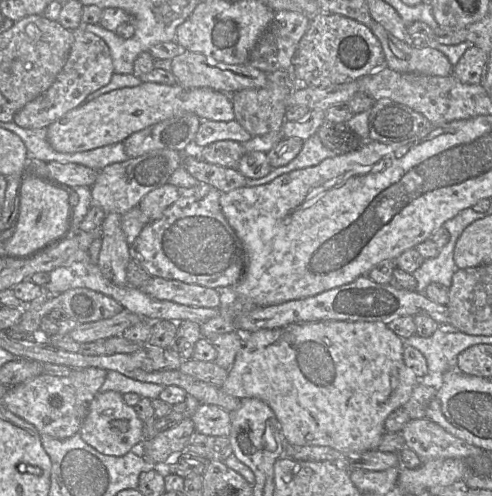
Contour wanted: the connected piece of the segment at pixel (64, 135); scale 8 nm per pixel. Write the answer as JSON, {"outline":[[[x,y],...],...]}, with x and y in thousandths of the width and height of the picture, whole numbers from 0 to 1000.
{"outline":[[[289,165],[274,175],[244,177],[207,190],[191,202],[167,210],[136,226],[96,256],[96,282],[104,296],[124,308],[154,308],[193,298],[250,286],[266,270],[287,264],[307,252],[319,250],[362,228],[390,226],[411,244],[463,246],[478,240],[470,192],[433,181],[429,177],[378,177],[364,167],[356,171],[323,169],[313,165]]]}

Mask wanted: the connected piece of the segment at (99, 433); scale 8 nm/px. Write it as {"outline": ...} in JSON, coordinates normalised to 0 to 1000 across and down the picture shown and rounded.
{"outline":[[[236,788],[199,790],[181,817],[163,877],[199,911],[242,921],[291,891],[291,859],[293,853],[280,841],[272,821],[254,813],[250,794]]]}

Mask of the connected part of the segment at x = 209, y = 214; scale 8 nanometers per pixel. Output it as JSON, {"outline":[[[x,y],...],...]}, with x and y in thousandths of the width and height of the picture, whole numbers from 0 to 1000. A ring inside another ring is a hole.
{"outline":[[[423,371],[368,383],[362,401],[323,442],[295,454],[264,494],[264,520],[309,558],[472,587],[496,552],[502,516],[494,490],[451,429],[447,393]]]}

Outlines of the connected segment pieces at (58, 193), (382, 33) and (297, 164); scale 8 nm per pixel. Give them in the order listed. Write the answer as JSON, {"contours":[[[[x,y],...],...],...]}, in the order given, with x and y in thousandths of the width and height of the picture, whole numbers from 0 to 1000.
{"contours":[[[[57,359],[43,379],[41,431],[33,466],[4,492],[6,510],[28,522],[55,522],[130,472],[138,433],[138,395],[130,383],[102,375],[75,359]]],[[[762,42],[748,54],[774,89],[787,137],[868,153],[921,151],[921,133],[898,105],[872,93],[848,97],[813,83]]],[[[640,268],[618,284],[614,300],[606,313],[585,331],[553,339],[551,345],[537,357],[526,361],[502,361],[502,377],[528,375],[541,371],[565,355],[591,347],[596,343],[624,339],[648,331],[663,319],[679,317],[681,304],[661,296],[648,274]]]]}

